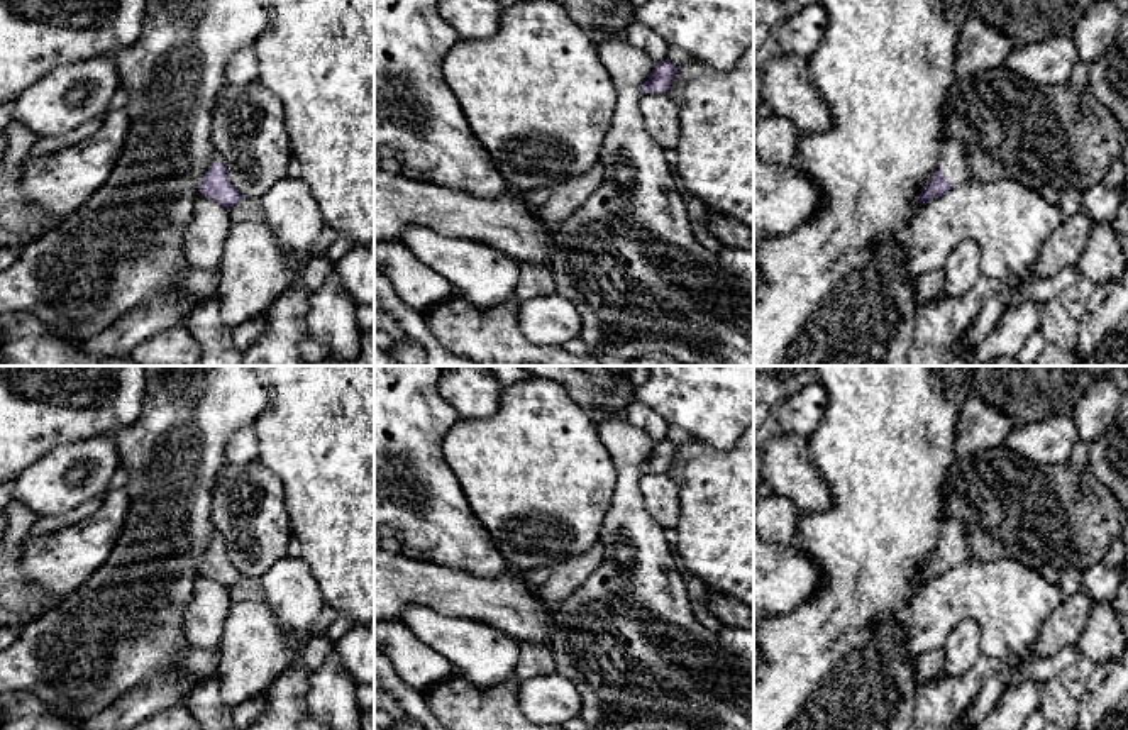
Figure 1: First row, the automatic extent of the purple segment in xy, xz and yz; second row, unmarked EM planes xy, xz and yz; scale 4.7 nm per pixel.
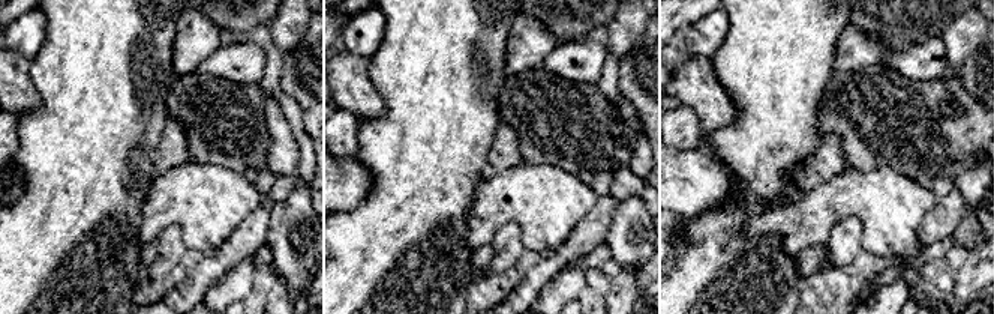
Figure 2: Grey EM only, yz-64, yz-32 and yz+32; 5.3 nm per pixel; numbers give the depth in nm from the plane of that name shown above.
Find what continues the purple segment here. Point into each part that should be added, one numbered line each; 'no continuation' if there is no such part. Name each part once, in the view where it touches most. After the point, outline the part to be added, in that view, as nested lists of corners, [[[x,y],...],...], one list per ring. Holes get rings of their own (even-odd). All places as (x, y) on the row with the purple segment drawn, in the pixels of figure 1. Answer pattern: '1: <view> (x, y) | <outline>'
1: yz (952, 160) | [[[955,137],[945,139],[937,168],[947,174],[952,188],[970,180],[970,166],[967,159],[967,149],[962,141]]]

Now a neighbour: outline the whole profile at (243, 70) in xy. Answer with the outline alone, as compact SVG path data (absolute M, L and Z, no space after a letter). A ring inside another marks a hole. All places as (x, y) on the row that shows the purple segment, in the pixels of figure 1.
M252 47L239 49L230 58L225 81L234 86L251 86L259 81L259 61Z

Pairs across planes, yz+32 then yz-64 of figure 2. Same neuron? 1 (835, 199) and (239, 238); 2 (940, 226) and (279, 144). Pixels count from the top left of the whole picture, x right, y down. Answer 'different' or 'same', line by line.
1: different
2: different

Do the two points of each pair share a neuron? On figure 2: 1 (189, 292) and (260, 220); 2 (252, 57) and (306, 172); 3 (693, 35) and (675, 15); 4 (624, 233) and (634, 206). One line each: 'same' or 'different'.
1: same
2: different
3: different
4: same

